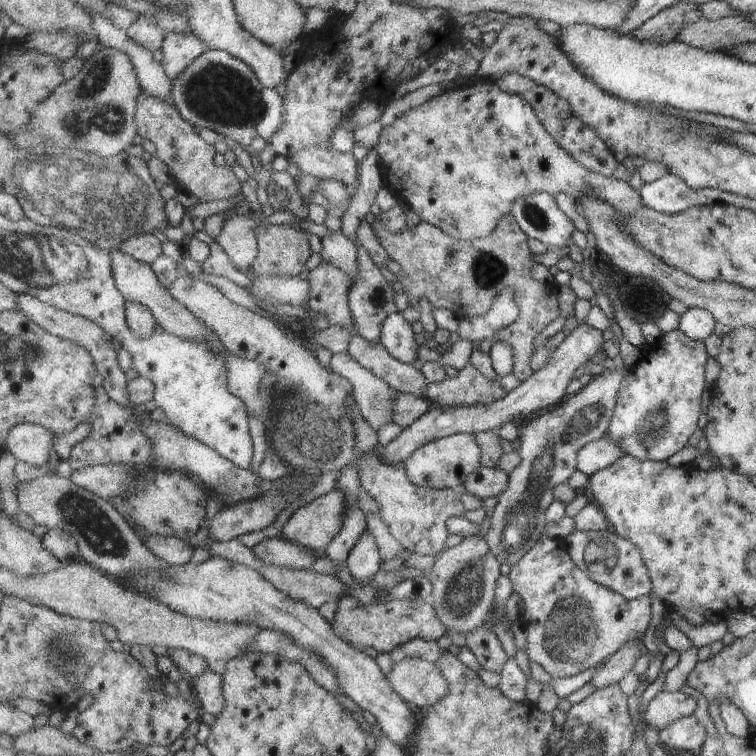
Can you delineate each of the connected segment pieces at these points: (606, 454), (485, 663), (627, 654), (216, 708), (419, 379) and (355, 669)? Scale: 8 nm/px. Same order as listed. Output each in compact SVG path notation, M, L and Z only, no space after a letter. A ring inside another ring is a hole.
M610 437L587 444L579 454L578 468L587 475L613 467L618 459L623 457L621 446Z
M484 625L469 632L466 640L482 668L503 674L505 664L509 661L508 654L502 640L491 627Z
M632 639L623 644L623 648L616 651L616 654L603 666L592 682L596 690L616 684L624 676L633 670L633 666L646 652L646 647L640 639Z
M210 669L204 674L190 678L197 689L197 694L203 703L205 710L220 716L227 707L227 696L225 695L224 677Z
M356 335L352 339L352 342L350 342L348 353L358 360L358 362L361 362L368 370L376 374L376 376L383 378L389 385L392 385L400 392L428 398L427 394L430 382L428 377L423 373L422 368L398 360L381 340L371 341L362 335Z
M216 555L199 565L188 563L174 568L164 567L162 570L148 567L145 571L136 571L135 575L126 580L124 576L115 578L124 588L195 619L252 623L293 636L300 646L320 654L333 671L338 673L346 696L350 696L362 709L369 710L376 716L390 740L404 750L409 750L412 739L415 739L420 728L420 721L412 712L408 701L394 688L379 661L344 640L335 631L334 624L314 605L289 597L257 568Z

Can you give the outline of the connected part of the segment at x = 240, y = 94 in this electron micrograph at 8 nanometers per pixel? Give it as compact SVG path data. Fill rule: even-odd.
M210 49L199 56L172 82L175 105L198 129L210 128L223 137L230 136L250 150L256 138L271 138L287 123L285 97L259 79L255 69L230 51Z

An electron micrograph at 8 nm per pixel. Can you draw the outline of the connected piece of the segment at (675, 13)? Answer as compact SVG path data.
M680 1L649 18L631 33L641 41L668 43L676 40L683 27L704 18L700 5Z

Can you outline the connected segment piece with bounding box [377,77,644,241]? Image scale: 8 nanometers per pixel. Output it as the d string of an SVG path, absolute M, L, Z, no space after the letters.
M471 78L470 85L466 84L459 89L448 90L448 92L431 99L426 104L408 111L398 117L392 125L384 128L377 147L384 164L385 186L398 199L398 202L402 205L408 205L422 220L435 224L438 228L444 229L444 232L456 237L458 240L471 241L490 236L499 227L500 219L512 214L514 203L518 199L534 193L550 193L555 197L564 193L573 196L577 200L587 195L598 197L601 201L613 204L620 213L626 213L627 215L633 215L640 207L644 207L642 196L628 182L619 181L614 177L607 177L599 172L594 172L584 166L579 160L576 160L576 157L572 156L544 126L532 104L523 96L509 93L507 90L500 88L500 85L496 84L492 79Z

